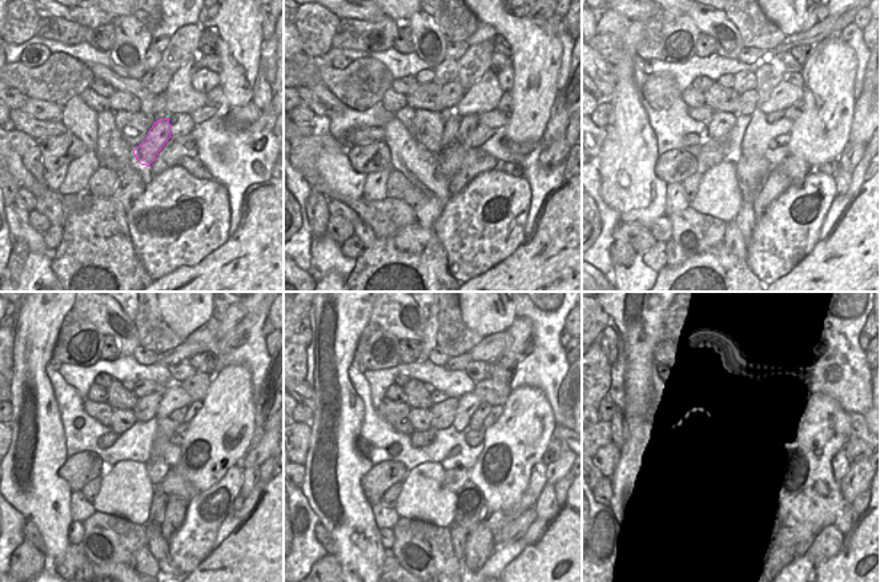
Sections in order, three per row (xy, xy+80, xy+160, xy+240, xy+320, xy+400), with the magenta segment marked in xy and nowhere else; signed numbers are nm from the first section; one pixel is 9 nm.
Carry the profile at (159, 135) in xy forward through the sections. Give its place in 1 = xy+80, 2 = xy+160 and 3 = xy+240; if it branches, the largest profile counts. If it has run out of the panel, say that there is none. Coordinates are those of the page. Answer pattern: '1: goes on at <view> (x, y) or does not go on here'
1: goes on at xy+80 (469, 123)
2: goes on at xy+160 (775, 116)
3: goes on at xy+240 (177, 416)

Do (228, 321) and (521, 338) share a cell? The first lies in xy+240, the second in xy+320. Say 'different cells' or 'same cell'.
same cell

